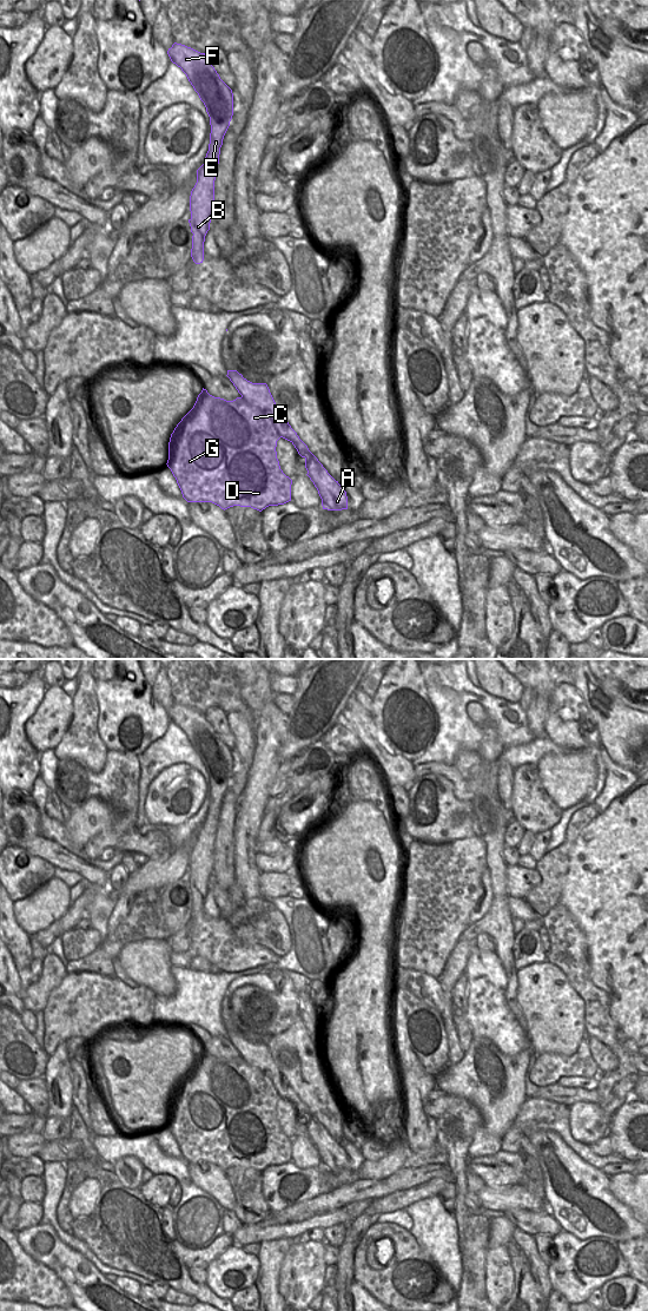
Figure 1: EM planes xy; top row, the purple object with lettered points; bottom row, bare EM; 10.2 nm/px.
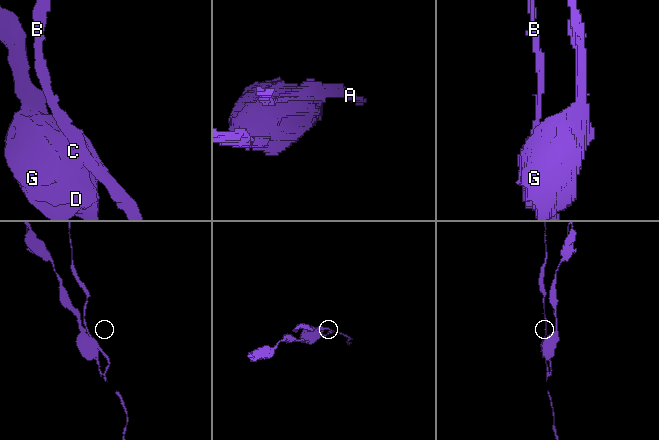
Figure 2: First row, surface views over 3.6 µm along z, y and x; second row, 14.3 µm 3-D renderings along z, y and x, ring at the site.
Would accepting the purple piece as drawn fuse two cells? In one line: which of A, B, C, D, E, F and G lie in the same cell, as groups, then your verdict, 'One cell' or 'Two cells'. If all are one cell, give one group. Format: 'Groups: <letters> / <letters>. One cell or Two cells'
Groups: A B E F / C D G. Two cells

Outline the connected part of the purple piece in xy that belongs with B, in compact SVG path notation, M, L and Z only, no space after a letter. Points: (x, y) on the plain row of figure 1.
M174 703L167 714L186 734L210 777L209 811L204 824L197 830L197 843L190 856L189 883L193 894L191 917L196 924L200 924L204 921L205 896L213 878L214 841L220 808L233 776L233 753L205 718L205 713Z

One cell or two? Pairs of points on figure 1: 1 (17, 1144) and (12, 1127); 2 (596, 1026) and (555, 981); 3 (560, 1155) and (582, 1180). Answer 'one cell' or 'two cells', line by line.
1: two cells
2: two cells
3: one cell

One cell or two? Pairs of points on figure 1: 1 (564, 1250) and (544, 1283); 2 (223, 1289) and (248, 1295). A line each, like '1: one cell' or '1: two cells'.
1: two cells
2: two cells

